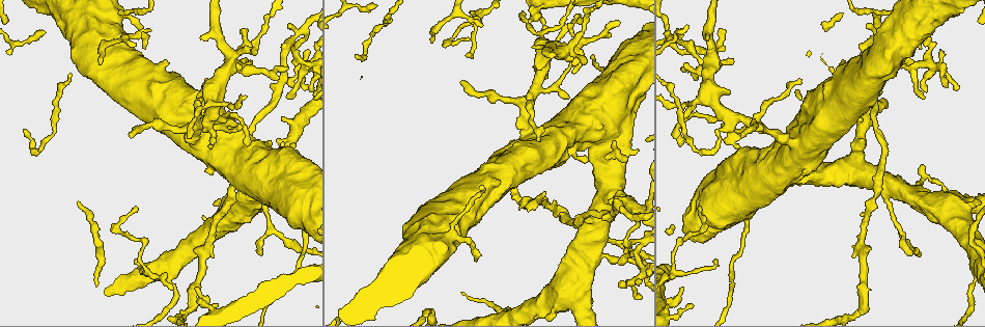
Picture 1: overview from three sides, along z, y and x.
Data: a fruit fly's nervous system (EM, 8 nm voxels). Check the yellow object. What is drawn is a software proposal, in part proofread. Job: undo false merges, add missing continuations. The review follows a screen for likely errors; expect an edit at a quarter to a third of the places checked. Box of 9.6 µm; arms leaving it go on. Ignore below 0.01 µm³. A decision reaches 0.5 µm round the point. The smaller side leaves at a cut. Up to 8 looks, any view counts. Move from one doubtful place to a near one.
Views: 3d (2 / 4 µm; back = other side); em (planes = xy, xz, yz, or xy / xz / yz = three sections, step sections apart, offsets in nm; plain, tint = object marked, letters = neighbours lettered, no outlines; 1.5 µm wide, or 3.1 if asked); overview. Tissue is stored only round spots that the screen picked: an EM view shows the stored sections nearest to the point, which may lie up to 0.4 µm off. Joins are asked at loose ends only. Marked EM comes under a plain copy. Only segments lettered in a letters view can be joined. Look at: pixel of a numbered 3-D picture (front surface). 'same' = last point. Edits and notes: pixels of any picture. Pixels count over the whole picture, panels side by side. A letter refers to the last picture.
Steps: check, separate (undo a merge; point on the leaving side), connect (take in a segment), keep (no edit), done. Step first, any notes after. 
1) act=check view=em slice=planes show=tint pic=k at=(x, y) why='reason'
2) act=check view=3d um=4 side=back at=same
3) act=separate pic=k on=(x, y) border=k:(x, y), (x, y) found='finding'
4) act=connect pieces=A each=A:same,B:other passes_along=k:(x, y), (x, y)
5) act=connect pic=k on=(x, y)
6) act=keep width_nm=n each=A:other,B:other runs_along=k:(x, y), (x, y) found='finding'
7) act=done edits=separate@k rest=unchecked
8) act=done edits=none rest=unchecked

act=check view=3d um=2 pic=1 at=(587, 158) why='an open end'

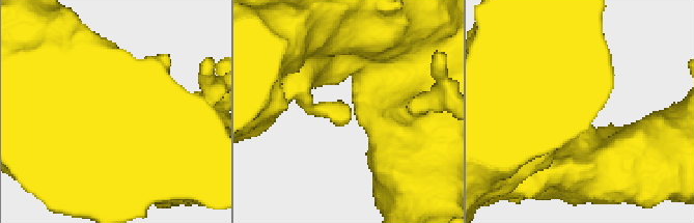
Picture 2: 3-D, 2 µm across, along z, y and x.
act=check view=em slice=xz step=8 show=tint pic=2 at=(351, 116)

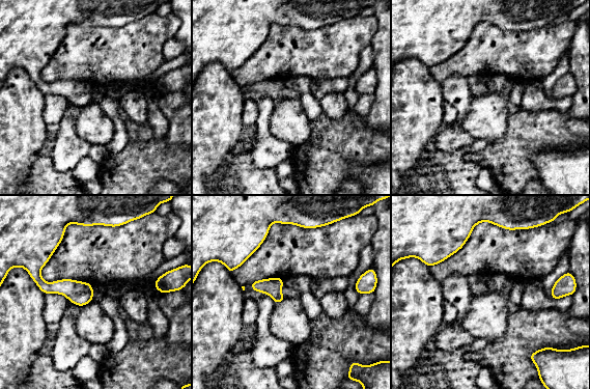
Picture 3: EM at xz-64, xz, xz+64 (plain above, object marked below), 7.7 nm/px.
act=check view=em slice=planes show=letters at=same why='cut it another way'

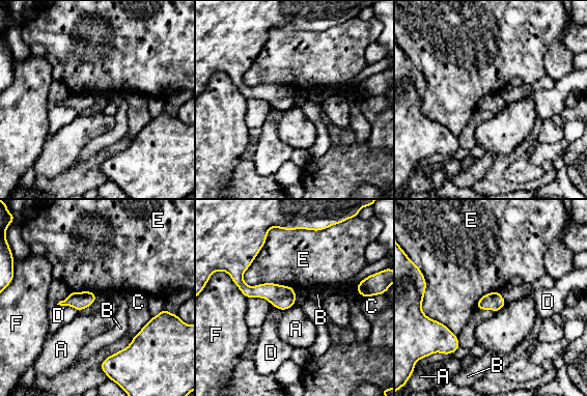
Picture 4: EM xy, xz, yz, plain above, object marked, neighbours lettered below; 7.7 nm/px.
act=keep width_nm=140 longest_contact=E:500nm each=A:other,B:other,C:other,D:other,E:other,F:other found='none of them fits'

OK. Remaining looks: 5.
act=check view=em slice=xy step=8 show=tint pic=1 at=(634, 220) why='three arms meet'

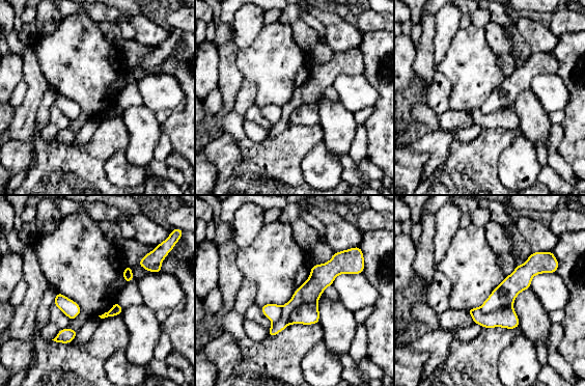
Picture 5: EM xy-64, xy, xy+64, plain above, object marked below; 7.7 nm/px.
act=check view=em slice=planes show=tint at=same why='another direction'

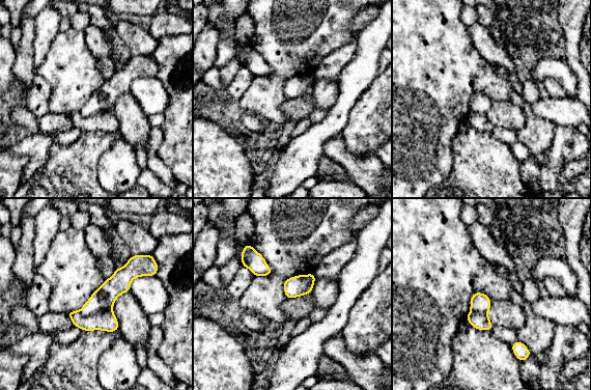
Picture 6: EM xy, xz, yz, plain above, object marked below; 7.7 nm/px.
act=check view=em slice=planes show=letters at=same why='what lies round it'

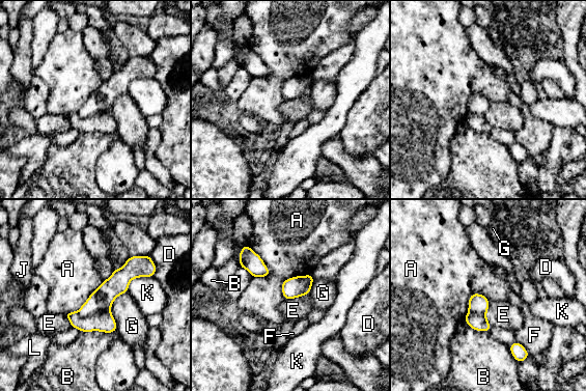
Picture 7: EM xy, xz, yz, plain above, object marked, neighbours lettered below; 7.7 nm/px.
act=separate pic=7 on=(102, 299) each=A:other,B:other,D:other,E:other,F:other,G:other,J:other,K:other,L:other part_leaving=7:(143, 267), (133, 268), (81, 312) found='two neurons meet here'

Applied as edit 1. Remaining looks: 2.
act=check view=em slice=planes show=letters pic=1 at=(921, 49) why='tapers out'

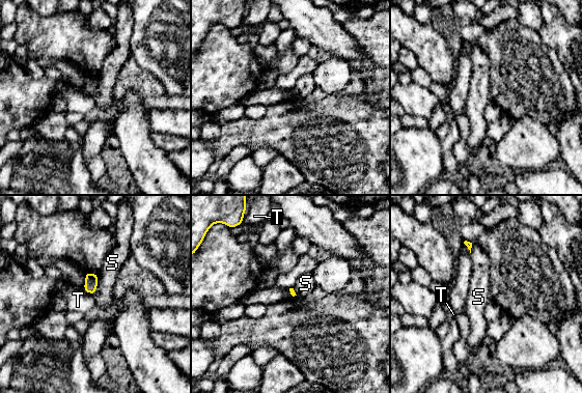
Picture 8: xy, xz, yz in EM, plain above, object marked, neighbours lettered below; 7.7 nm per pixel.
act=keep each=S:other,T:other border=8:(82, 288), (93, 295) found='none of them fits'

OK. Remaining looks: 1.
act=done edits=separate@7 rest=unchecked

